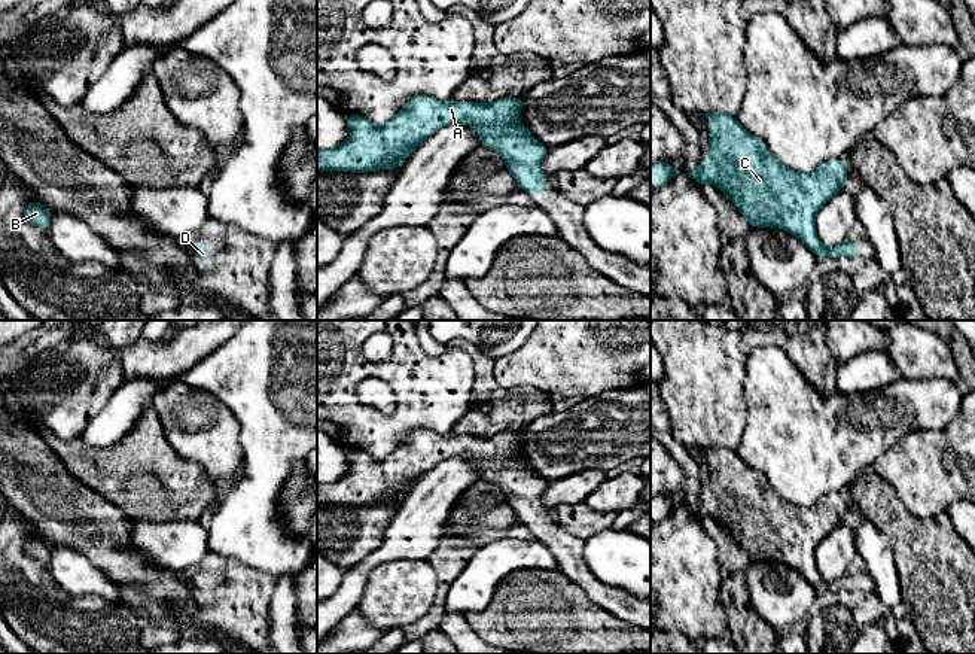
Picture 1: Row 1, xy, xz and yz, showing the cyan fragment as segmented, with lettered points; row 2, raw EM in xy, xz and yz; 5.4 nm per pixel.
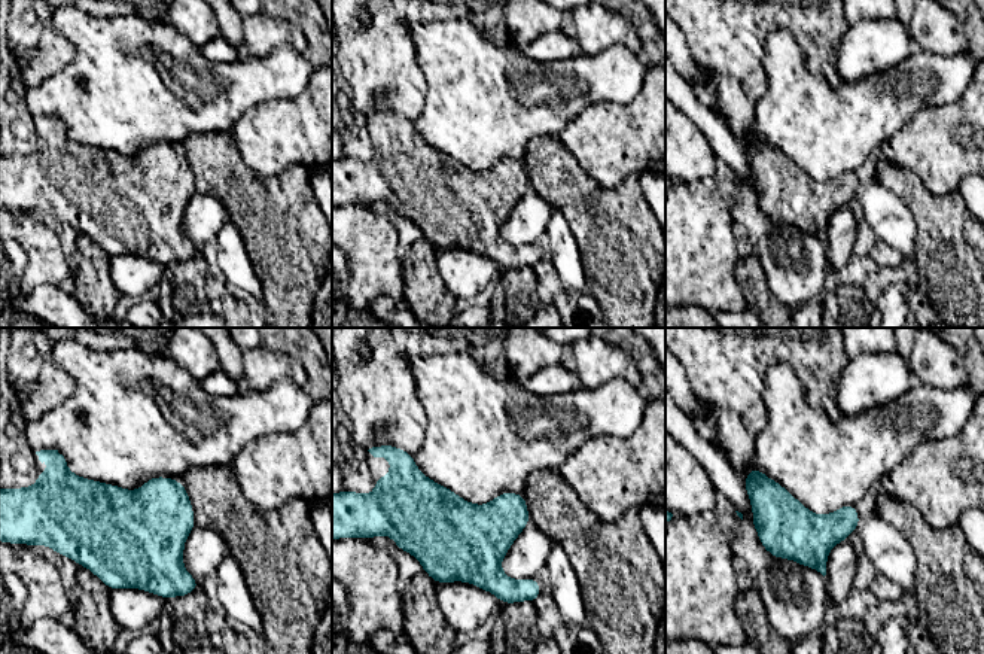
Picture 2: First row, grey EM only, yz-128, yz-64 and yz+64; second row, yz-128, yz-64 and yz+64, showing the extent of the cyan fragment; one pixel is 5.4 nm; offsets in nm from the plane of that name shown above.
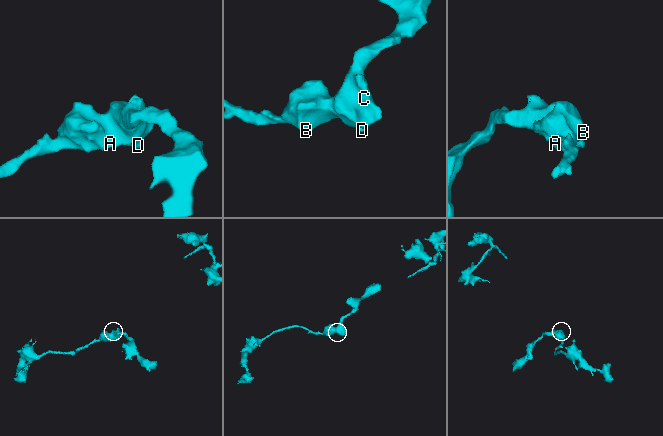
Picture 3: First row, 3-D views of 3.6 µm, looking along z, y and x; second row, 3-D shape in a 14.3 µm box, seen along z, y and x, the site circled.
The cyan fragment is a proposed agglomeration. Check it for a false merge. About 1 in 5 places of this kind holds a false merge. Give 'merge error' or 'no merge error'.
no merge error

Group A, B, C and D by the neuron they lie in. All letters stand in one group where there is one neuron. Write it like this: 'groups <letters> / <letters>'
groups A B C D

